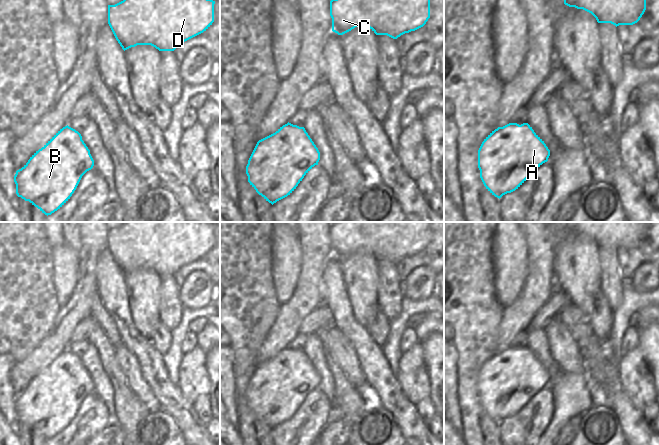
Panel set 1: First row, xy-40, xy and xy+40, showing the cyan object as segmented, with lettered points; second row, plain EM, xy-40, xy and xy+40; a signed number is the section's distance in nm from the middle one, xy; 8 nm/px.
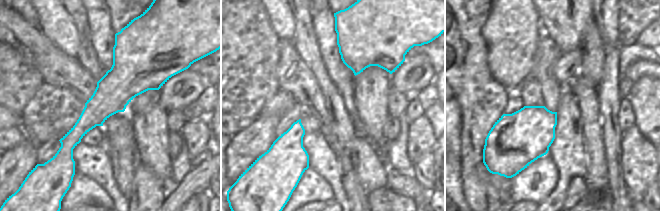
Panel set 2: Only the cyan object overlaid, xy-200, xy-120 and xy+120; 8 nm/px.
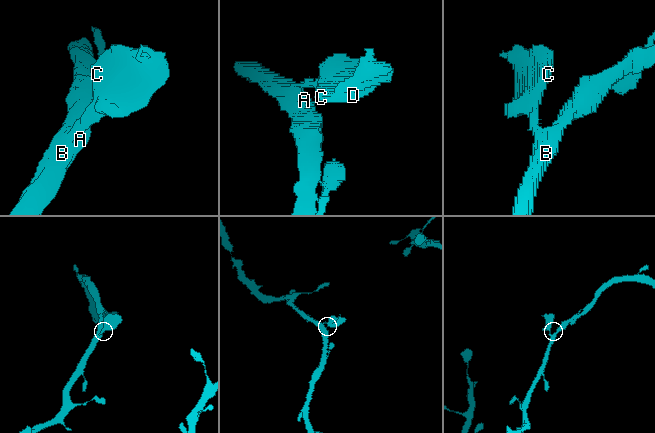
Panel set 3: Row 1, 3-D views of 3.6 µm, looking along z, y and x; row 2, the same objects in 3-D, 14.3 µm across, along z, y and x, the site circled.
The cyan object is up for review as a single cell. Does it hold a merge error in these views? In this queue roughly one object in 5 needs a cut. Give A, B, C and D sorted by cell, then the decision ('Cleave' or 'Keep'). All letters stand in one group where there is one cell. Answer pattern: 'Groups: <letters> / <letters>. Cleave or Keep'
Groups: A B C D. Keep.

